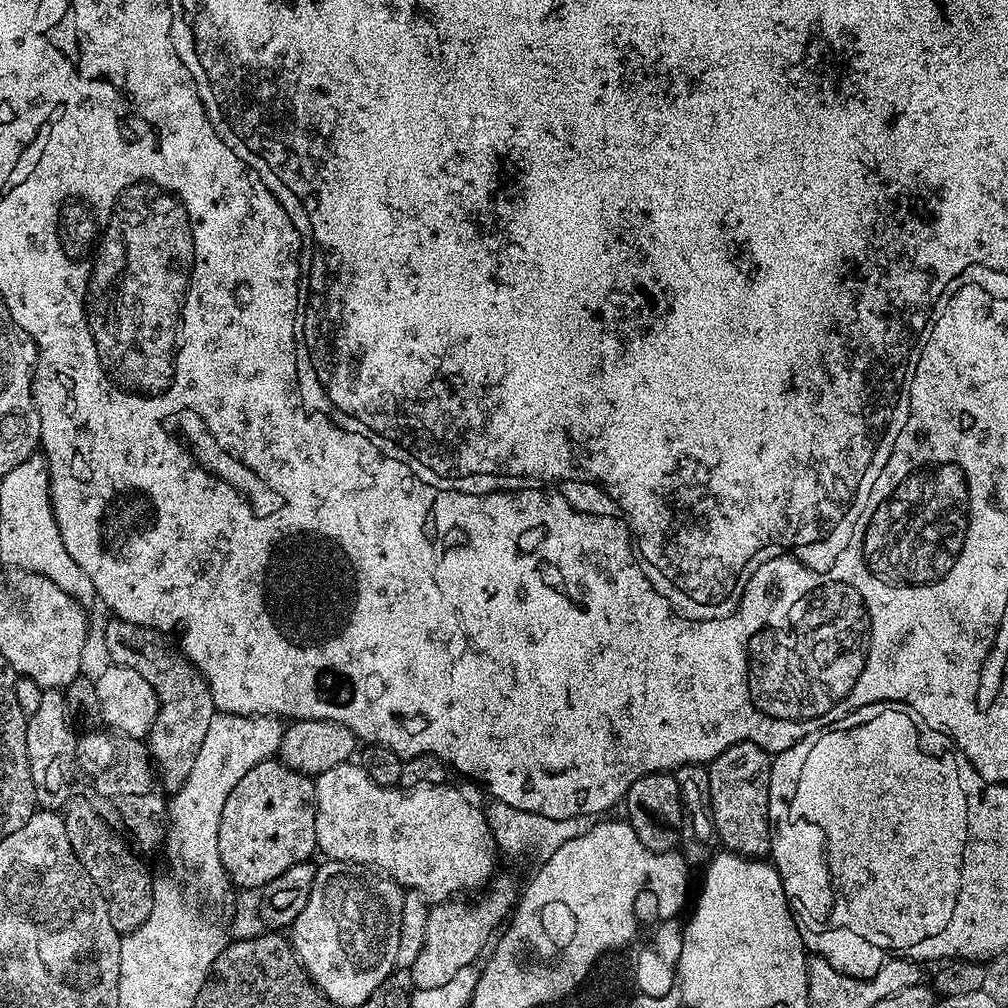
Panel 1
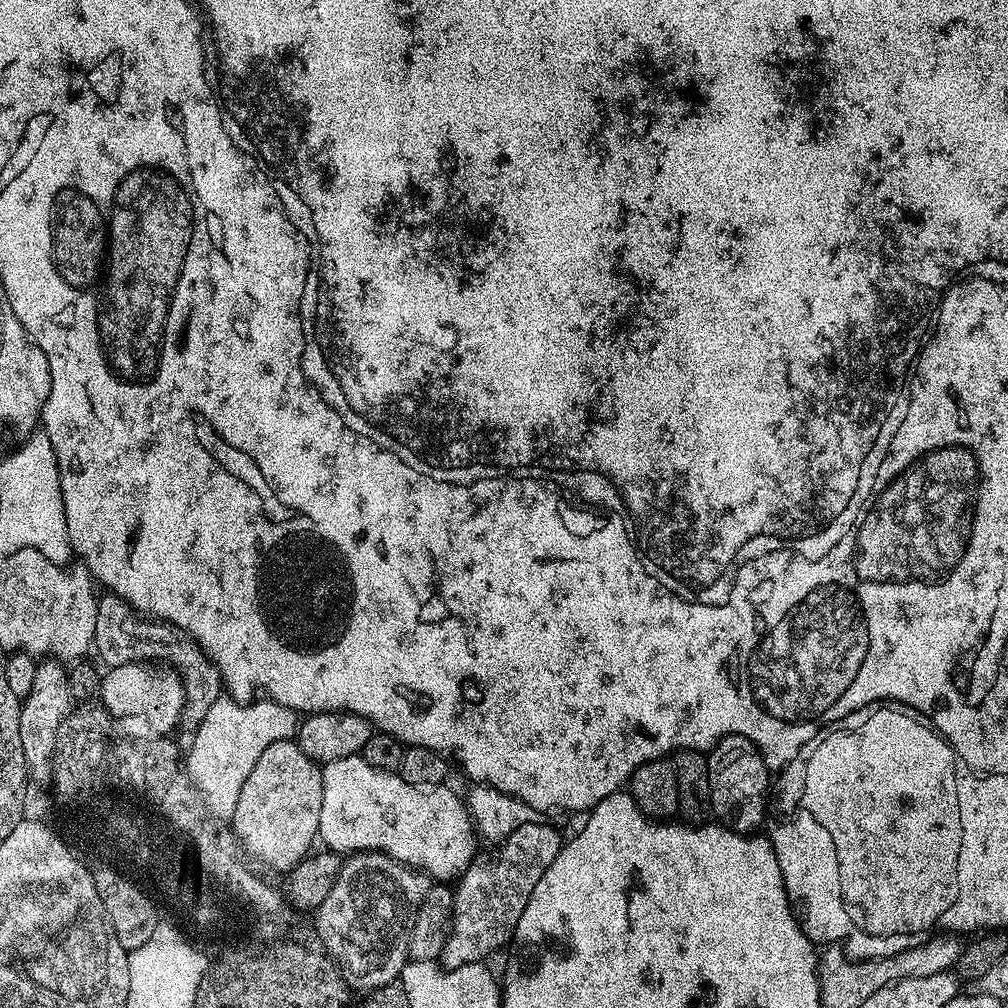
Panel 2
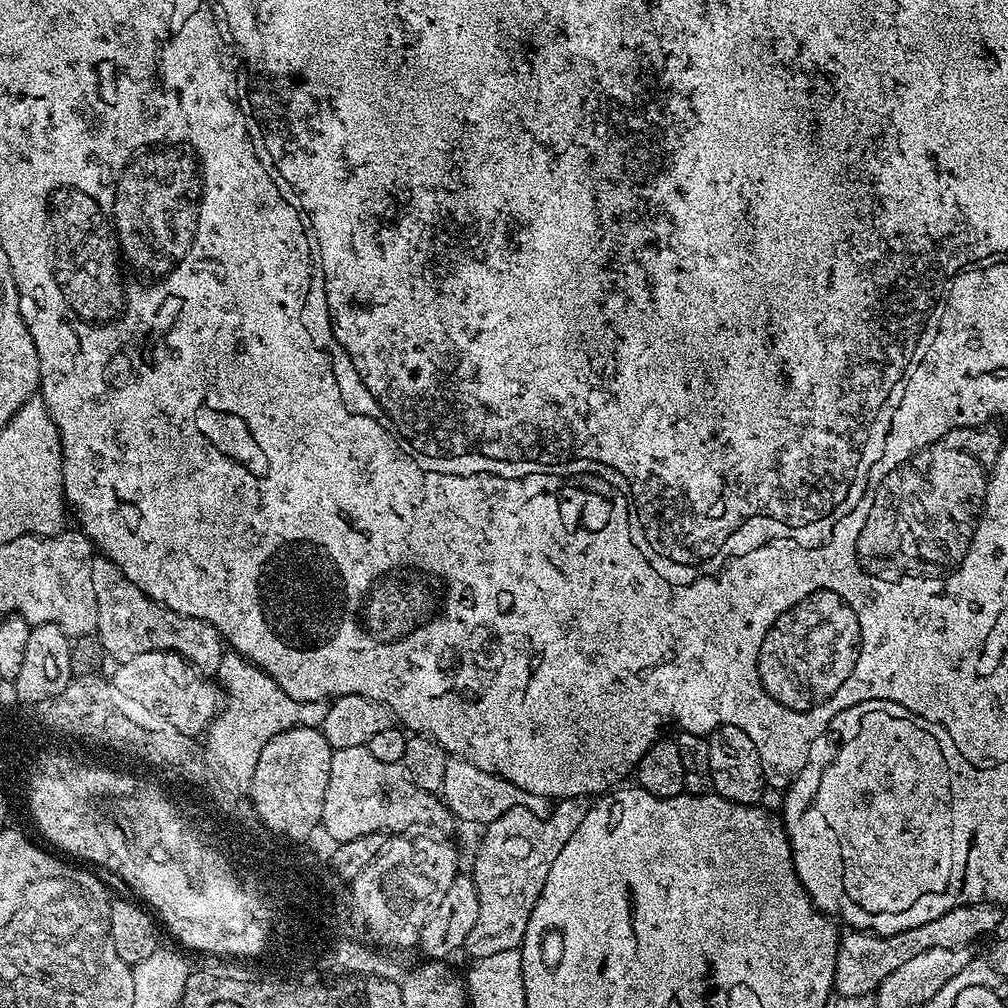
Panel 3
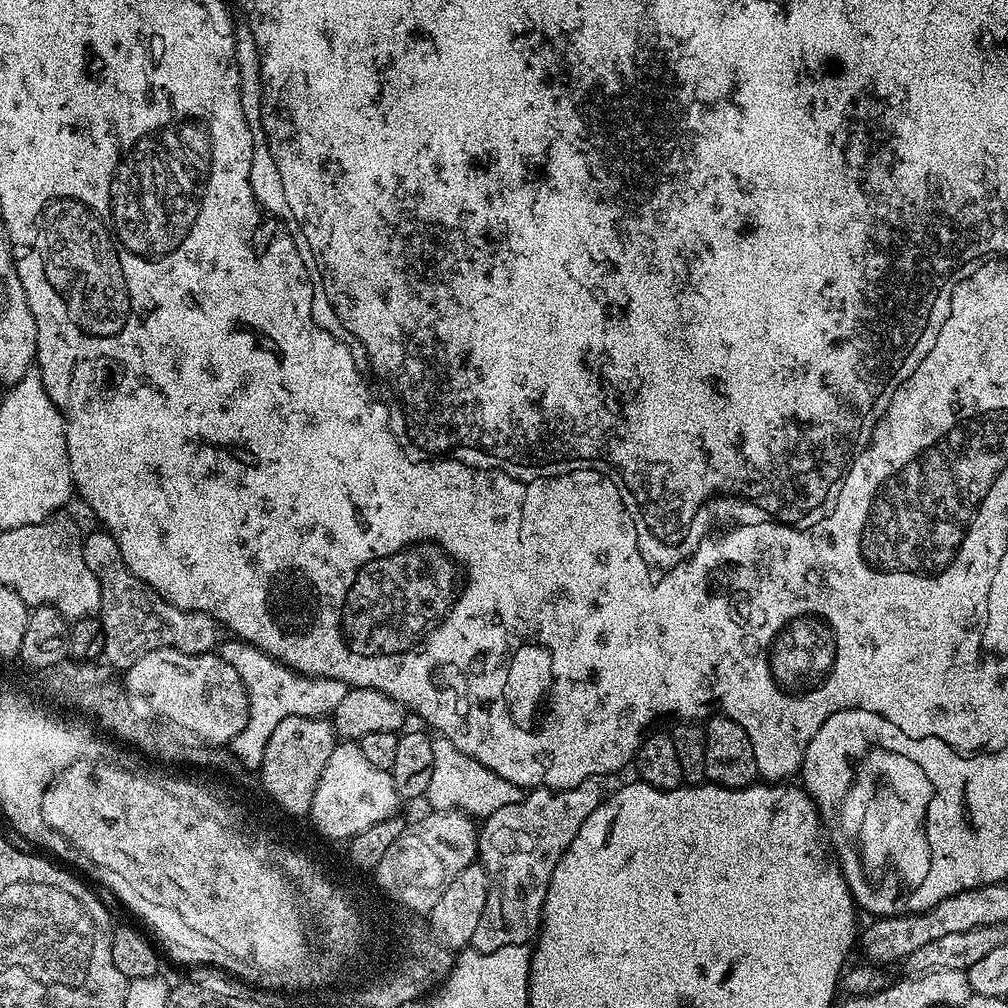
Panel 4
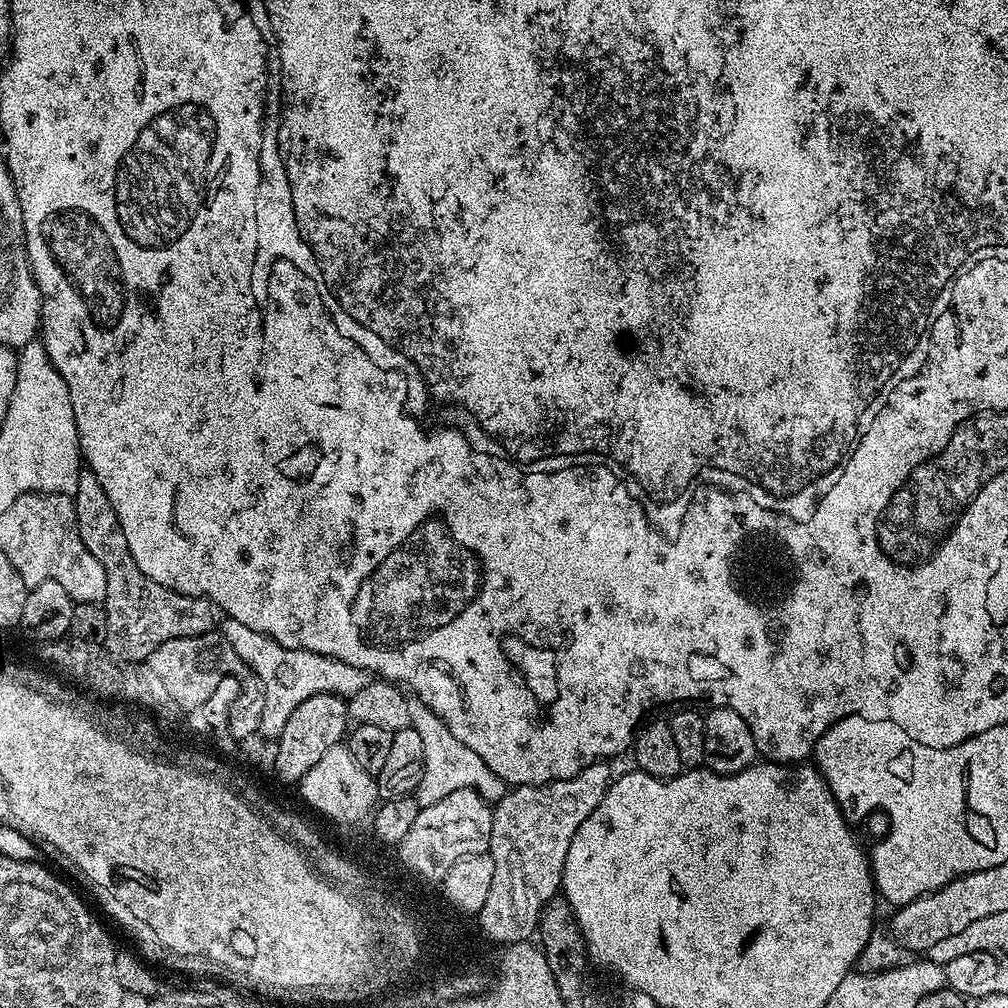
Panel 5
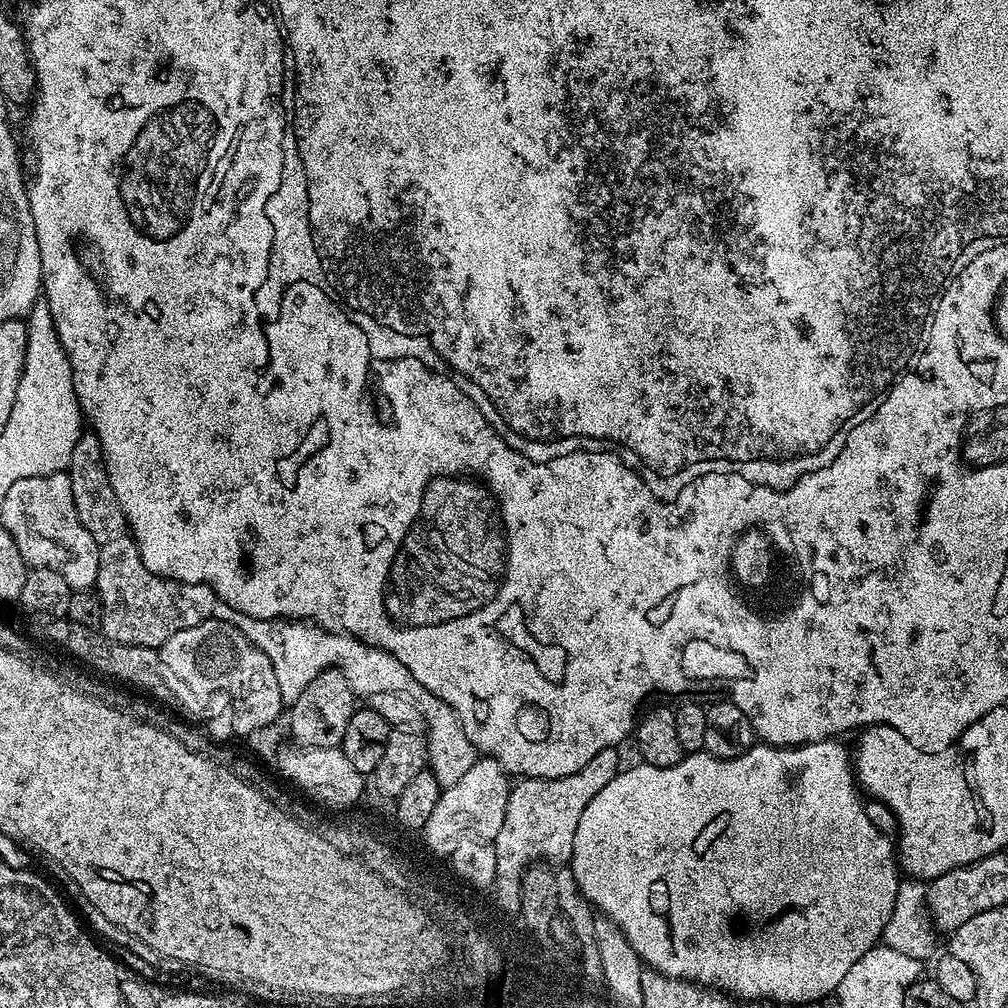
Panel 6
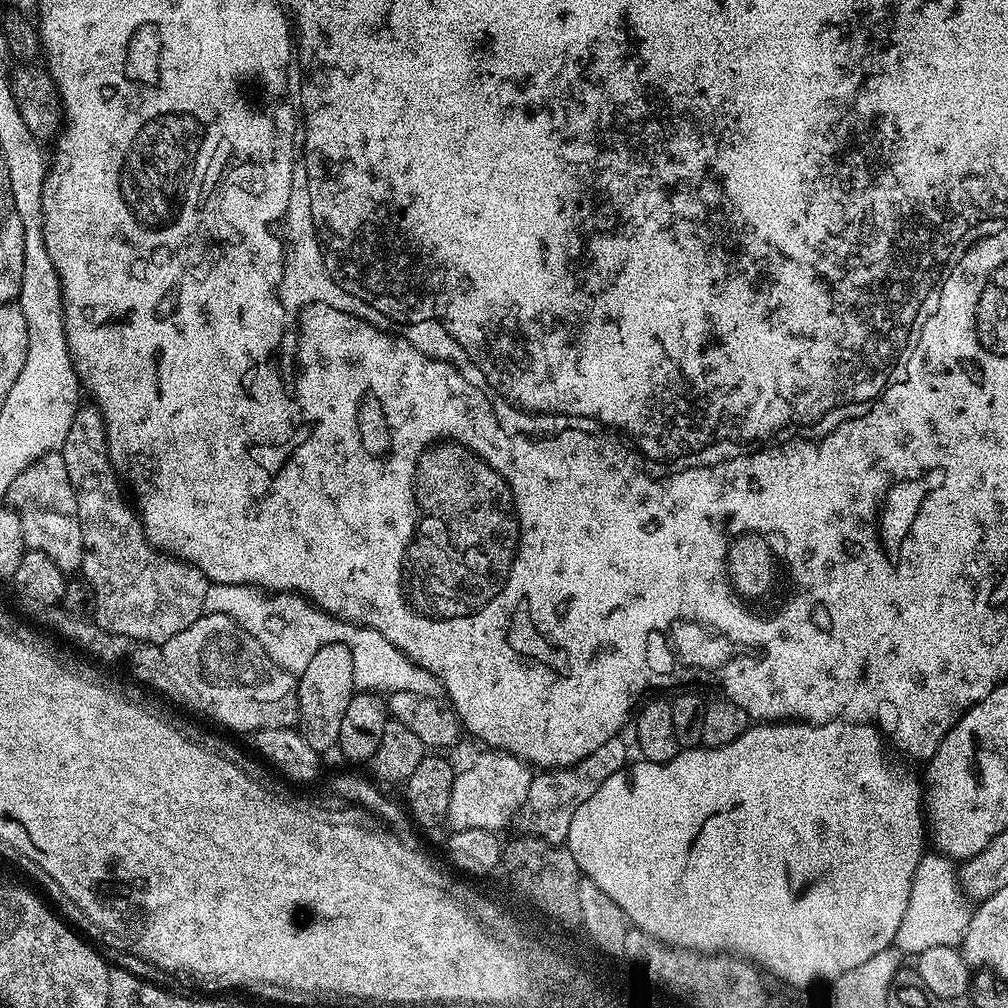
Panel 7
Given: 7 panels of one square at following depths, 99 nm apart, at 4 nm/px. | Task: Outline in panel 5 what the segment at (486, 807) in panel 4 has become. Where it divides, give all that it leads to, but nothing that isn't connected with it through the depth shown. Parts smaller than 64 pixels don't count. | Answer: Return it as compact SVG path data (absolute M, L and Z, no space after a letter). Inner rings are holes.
M408 696L408 705L410 706L410 727L418 730L422 734L422 754L424 755L424 769L422 770L422 782L417 786L414 793L415 799L421 805L437 804L446 794L454 794L454 790L466 790L473 788L483 800L495 802L504 797L506 785L470 746L465 746L450 734L450 726L430 710L416 696Z

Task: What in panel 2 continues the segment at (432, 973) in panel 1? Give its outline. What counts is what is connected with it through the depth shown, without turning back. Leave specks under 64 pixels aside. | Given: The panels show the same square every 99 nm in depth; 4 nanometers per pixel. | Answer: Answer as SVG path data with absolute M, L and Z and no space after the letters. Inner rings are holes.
M541 822L518 826L518 830L510 833L505 840L499 841L497 848L500 849L493 856L484 850L477 851L468 869L454 884L452 926L444 943L443 967L450 969L464 963L487 961L491 952L498 951L500 947L503 949L511 941L518 918L522 918L522 910L526 910L526 902L530 902L530 894L534 894L534 886L538 886L542 874L546 874L546 866L550 866L550 862L554 862L554 858L560 853L561 843L562 835L560 836L559 830L551 828L547 822Z

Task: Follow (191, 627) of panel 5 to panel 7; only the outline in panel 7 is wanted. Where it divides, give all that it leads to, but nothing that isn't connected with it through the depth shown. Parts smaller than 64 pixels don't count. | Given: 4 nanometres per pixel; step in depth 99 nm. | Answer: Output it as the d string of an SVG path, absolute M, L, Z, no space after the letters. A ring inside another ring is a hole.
M95 406L84 407L77 407L72 413L70 434L66 434L62 455L66 462L66 474L70 474L70 482L74 486L78 518L84 535L82 576L88 579L92 596L96 599L94 619L108 632L163 646L167 640L174 638L174 634L186 630L186 626L205 615L204 603L210 581L206 574L202 574L202 570L198 570L198 566L187 564L183 558L169 556L167 551L155 548L148 541L137 509L130 503L118 469L113 466L108 453L108 431L104 425L104 416Z

